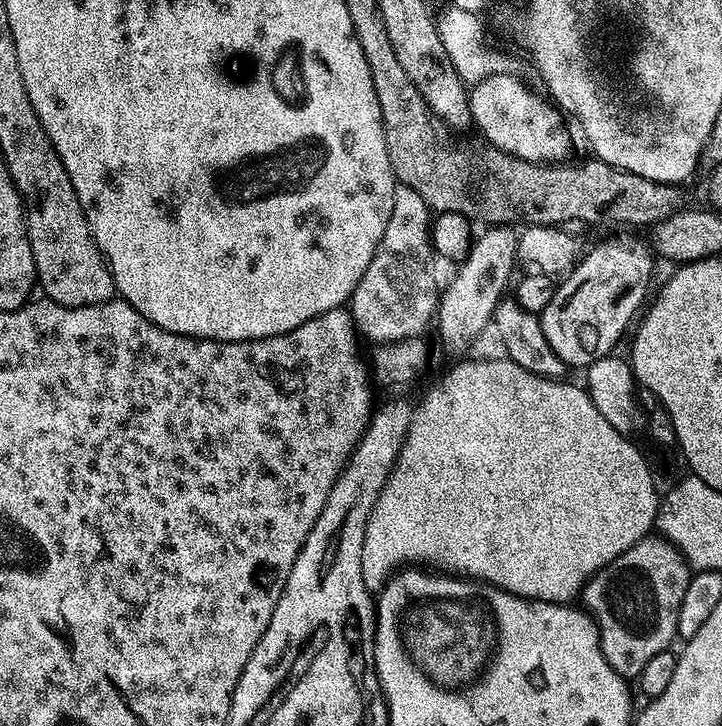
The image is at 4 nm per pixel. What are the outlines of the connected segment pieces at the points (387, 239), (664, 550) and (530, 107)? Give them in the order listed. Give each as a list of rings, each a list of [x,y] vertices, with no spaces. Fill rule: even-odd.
[[[397,183],[386,231],[348,303],[352,323],[359,335],[366,336],[371,343],[392,343],[421,336],[435,317],[440,286],[436,284],[431,221],[432,211],[422,196]]]
[[[649,534],[643,536],[634,546],[630,546],[630,550],[626,550],[618,558],[614,558],[602,570],[598,570],[592,576],[591,580],[584,585],[582,593],[583,607],[589,616],[596,621],[596,627],[600,630],[600,645],[602,646],[602,654],[606,658],[606,662],[610,662],[610,666],[615,672],[625,678],[639,677],[642,666],[646,666],[646,662],[650,662],[650,658],[654,658],[654,654],[662,654],[669,651],[673,647],[672,639],[677,639],[679,606],[682,605],[683,594],[686,592],[688,580],[690,577],[690,569],[684,560],[684,555],[679,548],[675,548],[669,540],[665,540],[659,534]]]
[[[497,76],[491,84],[492,93],[476,90],[470,96],[472,123],[484,131],[488,139],[485,141],[493,148],[531,164],[563,161],[568,152],[568,132],[560,128],[561,113],[543,95],[535,96],[525,81],[514,76]]]

